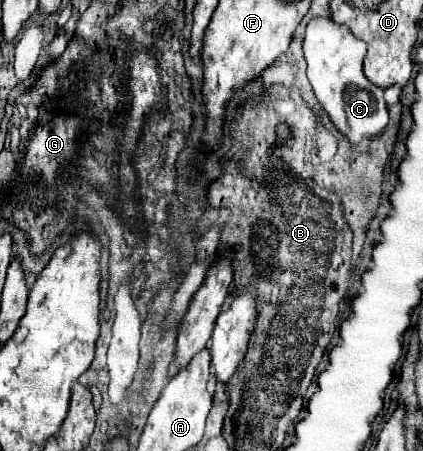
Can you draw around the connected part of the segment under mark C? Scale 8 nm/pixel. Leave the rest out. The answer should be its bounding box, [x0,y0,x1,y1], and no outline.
[303,17,387,143]

